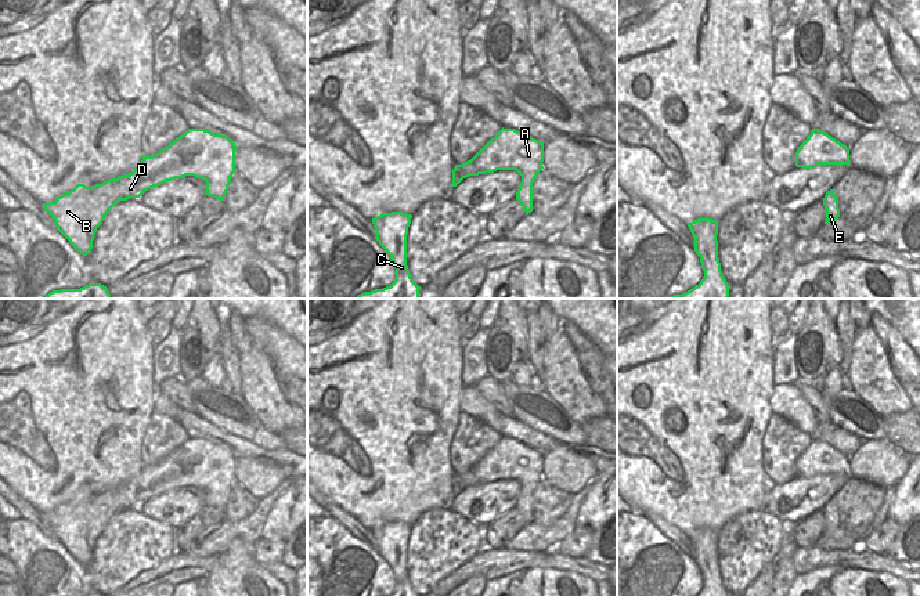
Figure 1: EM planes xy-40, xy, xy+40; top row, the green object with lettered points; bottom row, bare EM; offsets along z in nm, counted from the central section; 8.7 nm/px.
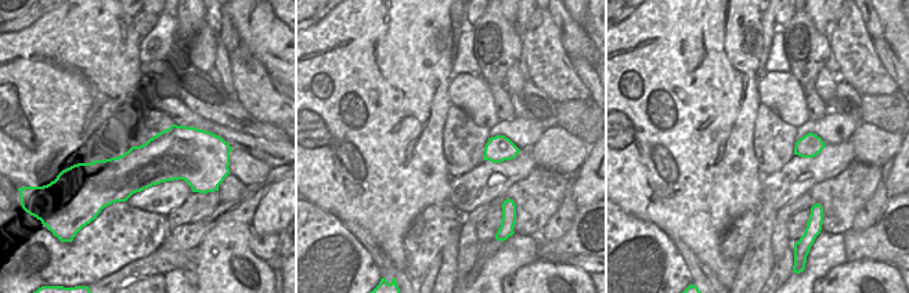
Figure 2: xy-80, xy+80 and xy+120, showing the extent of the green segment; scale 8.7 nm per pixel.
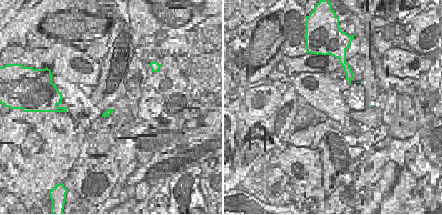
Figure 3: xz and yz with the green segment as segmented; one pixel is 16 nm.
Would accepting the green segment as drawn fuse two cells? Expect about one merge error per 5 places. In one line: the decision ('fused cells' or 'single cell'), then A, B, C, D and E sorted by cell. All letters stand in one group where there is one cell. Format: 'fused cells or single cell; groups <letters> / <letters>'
single cell; groups A B C D E

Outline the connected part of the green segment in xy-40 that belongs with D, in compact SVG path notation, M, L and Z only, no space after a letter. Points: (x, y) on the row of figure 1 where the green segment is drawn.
M188 129L130 173L93 187L77 184L54 202L43 203L57 230L83 256L90 254L97 228L120 201L140 198L166 181L194 176L206 181L206 195L224 201L235 173L237 145L227 136Z

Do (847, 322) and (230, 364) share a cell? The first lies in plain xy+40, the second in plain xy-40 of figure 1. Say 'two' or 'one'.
one

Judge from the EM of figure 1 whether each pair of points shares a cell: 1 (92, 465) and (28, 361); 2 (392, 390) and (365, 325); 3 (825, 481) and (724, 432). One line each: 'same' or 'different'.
1: same
2: same
3: different

